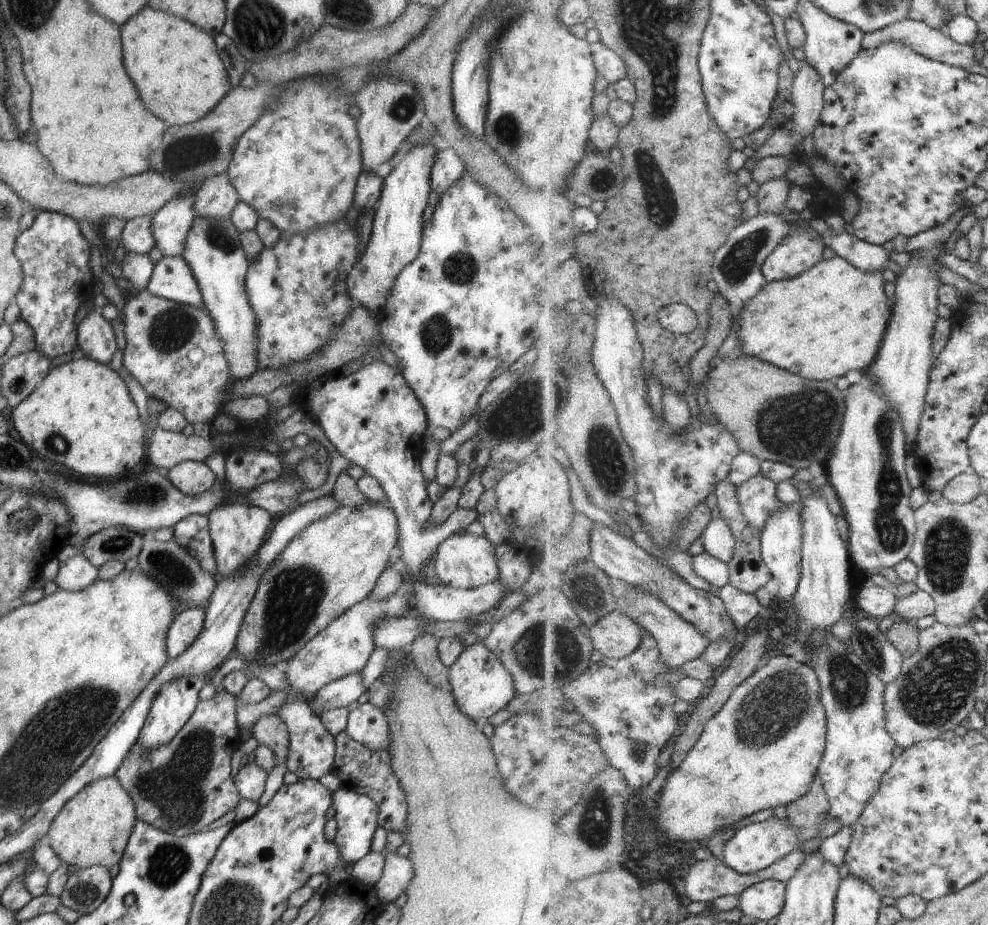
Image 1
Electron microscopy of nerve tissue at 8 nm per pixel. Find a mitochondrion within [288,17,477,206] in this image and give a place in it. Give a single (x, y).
(404, 106)

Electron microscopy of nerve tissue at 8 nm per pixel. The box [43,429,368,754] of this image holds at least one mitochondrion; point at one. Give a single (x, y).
(290, 606)

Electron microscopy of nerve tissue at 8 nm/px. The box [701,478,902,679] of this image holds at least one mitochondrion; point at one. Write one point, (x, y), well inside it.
(868, 646)

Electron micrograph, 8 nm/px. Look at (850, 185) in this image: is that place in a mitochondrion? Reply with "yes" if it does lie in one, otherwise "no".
no

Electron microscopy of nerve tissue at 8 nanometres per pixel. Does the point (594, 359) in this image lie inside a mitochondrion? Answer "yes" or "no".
no

